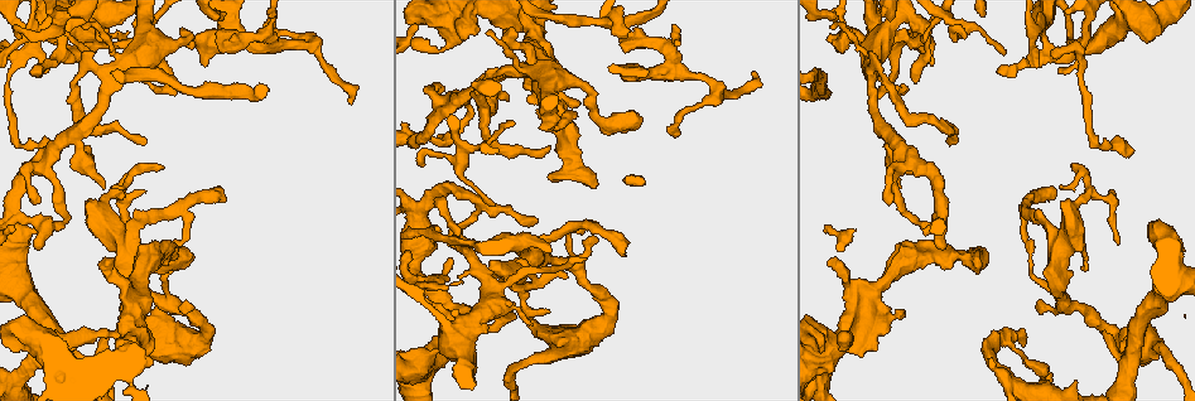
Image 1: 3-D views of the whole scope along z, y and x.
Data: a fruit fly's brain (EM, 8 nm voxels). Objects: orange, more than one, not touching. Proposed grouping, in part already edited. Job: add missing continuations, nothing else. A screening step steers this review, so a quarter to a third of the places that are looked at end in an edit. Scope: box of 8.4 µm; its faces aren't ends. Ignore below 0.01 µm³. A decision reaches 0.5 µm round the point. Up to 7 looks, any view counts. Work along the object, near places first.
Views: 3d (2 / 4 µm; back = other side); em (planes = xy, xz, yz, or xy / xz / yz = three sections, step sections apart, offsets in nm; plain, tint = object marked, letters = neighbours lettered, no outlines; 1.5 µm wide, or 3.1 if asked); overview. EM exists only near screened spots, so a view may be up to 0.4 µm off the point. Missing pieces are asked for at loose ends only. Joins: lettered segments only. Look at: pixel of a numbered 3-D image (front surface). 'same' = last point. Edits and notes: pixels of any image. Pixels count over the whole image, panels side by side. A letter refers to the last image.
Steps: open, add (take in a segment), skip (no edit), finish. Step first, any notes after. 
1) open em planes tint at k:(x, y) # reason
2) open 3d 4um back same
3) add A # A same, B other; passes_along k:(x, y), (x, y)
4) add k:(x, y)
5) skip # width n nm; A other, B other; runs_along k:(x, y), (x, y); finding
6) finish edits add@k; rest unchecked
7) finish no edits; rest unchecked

open 3d 4um at 1:(834, 24) # free end

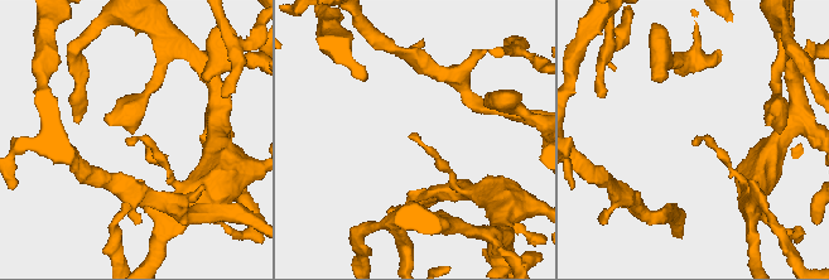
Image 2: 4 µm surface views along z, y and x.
open em planes letters at 2:(695, 141) # now the EM

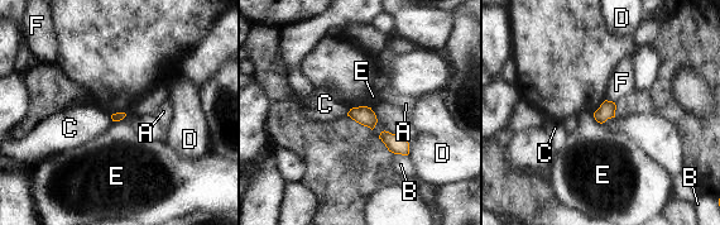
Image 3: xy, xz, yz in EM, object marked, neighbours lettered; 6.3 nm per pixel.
skip # A other, B other, C other, D other, E other, F other; border 3:(126, 114), (121, 119), (113, 121); none of them fits

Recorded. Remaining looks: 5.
open 3d 4um at 1:(146, 143) # long arm stops here

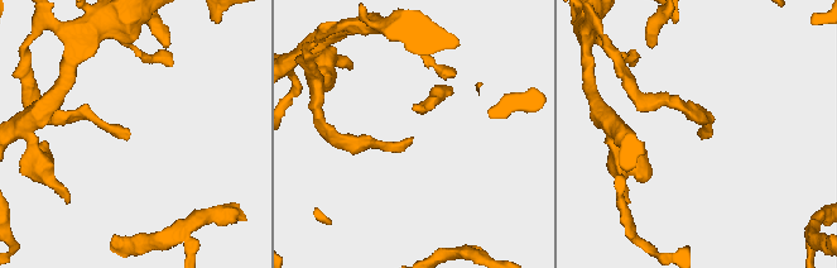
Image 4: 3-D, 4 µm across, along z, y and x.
open em xz step 4 letters at 4:(699, 135) # now the EM

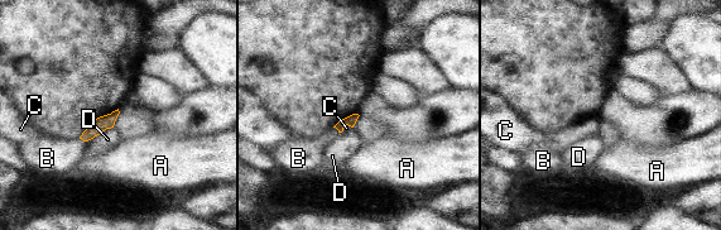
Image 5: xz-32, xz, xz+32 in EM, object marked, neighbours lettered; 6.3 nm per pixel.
open em planes letters same

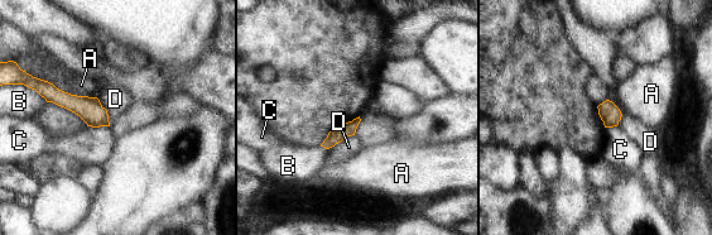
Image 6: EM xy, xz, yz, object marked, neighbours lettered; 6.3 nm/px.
skip # width 100 nm; A other, B other, C other, D other; runs_along 6:(49, 86), (105, 123); none of them fits

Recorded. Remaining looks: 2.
finish no edits; rest unchecked

